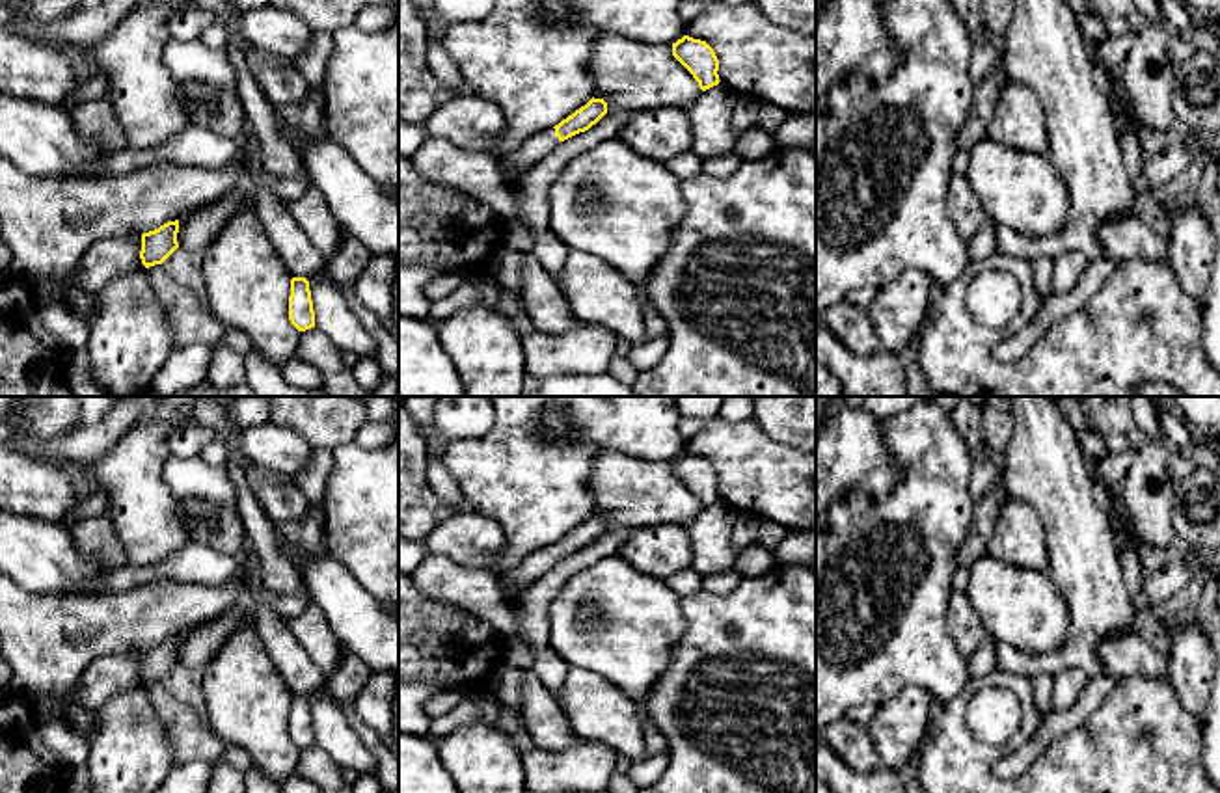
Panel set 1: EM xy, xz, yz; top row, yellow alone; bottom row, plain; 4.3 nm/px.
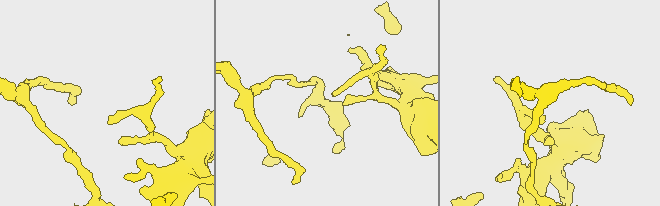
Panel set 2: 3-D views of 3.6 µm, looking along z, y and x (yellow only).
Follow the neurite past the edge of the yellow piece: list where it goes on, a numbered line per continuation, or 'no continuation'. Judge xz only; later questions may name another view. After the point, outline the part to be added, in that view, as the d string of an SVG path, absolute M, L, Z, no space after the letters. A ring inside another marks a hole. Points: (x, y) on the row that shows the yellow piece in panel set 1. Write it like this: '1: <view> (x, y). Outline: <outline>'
1: xz (533, 149). Outline: M555 128L536 132L527 138L518 149L508 155L499 156L508 169L523 171L538 164L546 155L549 155L559 145Z

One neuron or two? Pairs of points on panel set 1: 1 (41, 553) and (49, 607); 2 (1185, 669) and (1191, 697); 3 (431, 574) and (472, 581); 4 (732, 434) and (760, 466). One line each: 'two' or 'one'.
1: two
2: one
3: one
4: one

